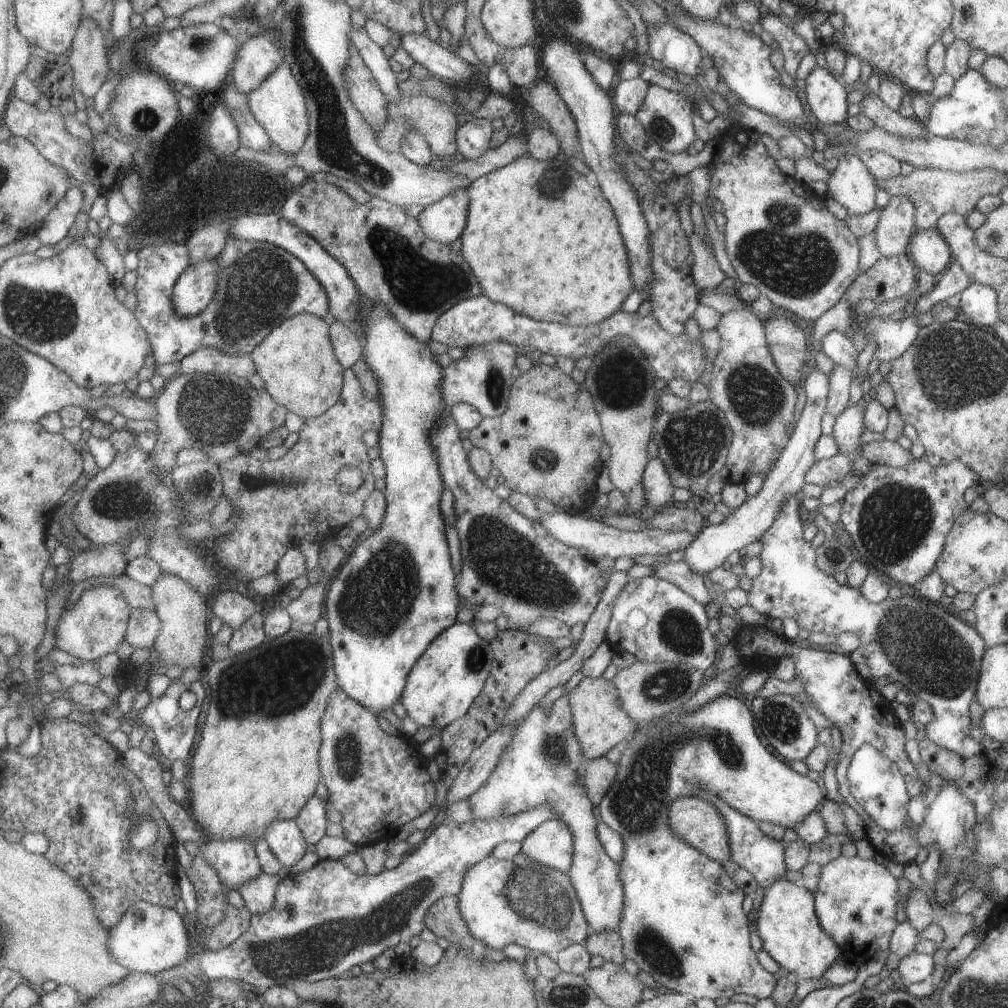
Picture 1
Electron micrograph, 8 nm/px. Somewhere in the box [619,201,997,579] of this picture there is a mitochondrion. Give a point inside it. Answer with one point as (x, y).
(896, 518)

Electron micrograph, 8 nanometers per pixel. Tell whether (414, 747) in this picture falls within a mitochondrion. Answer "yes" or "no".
no

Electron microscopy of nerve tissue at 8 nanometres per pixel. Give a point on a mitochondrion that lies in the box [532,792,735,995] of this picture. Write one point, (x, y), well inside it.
(661, 957)

